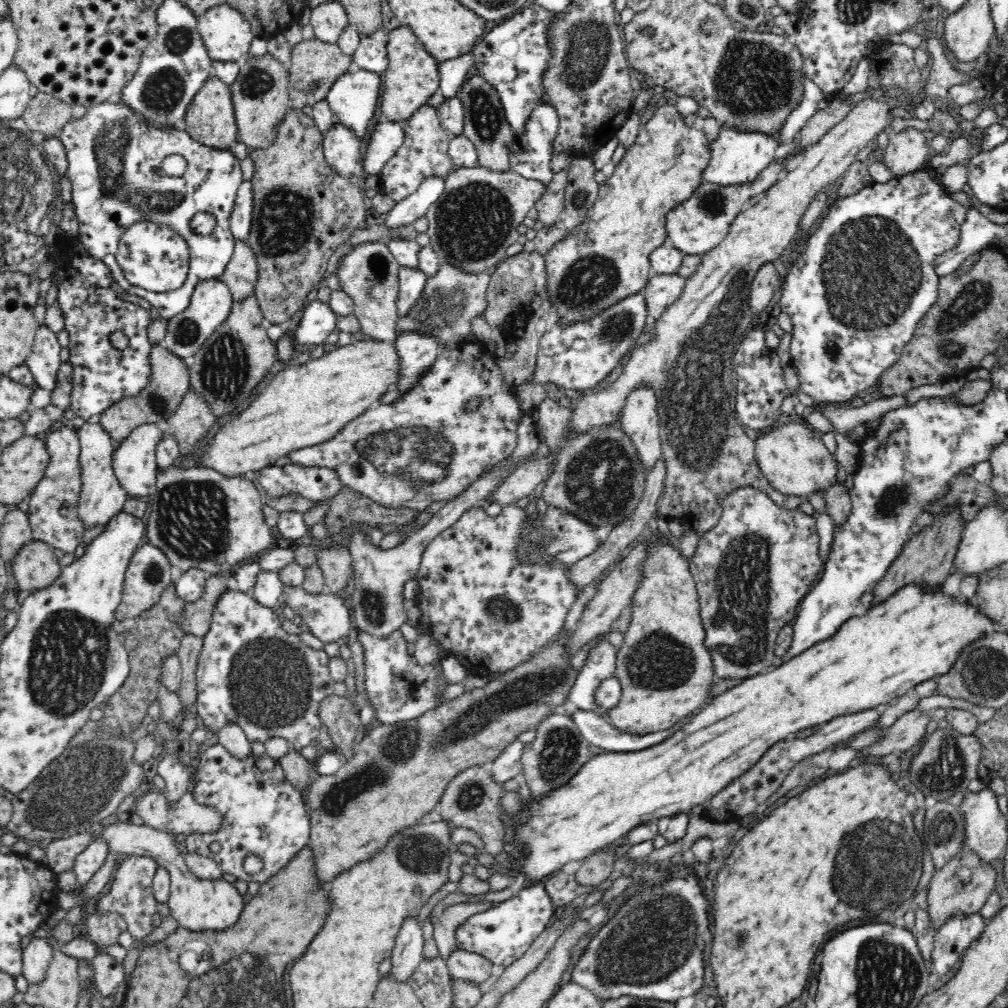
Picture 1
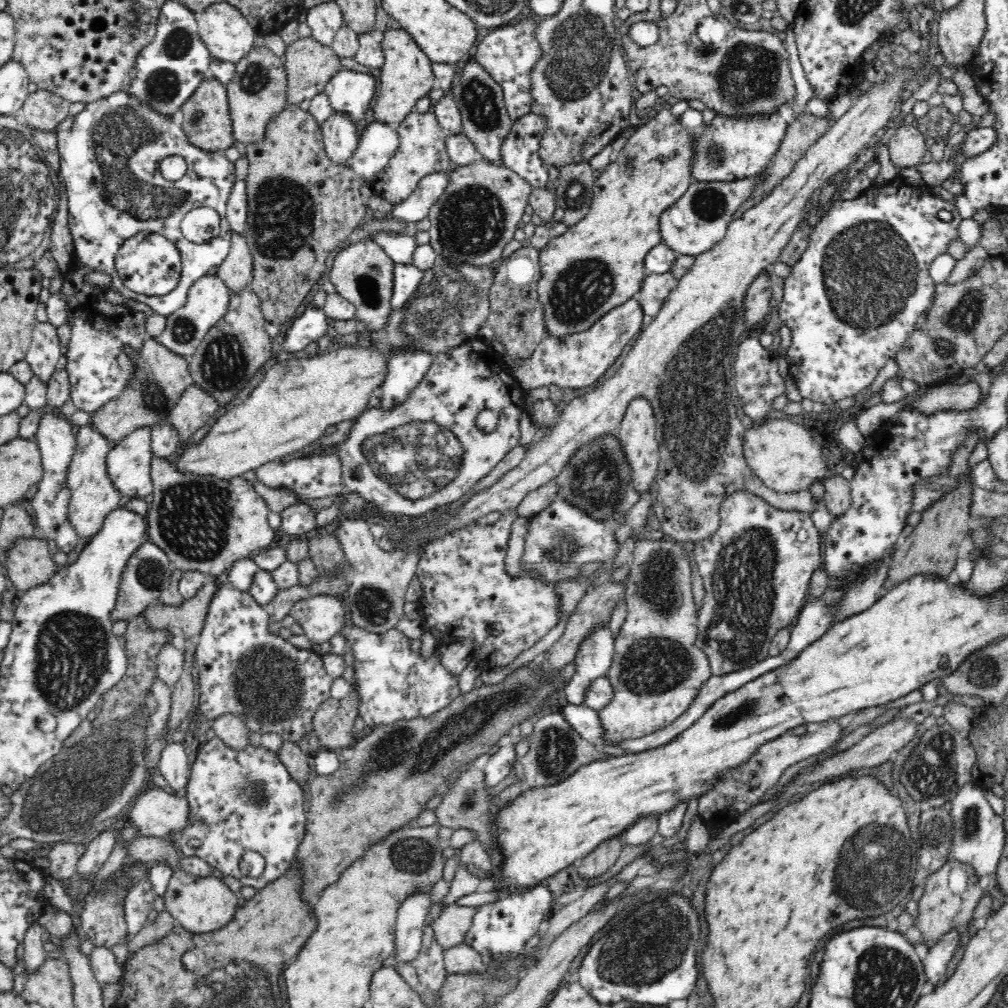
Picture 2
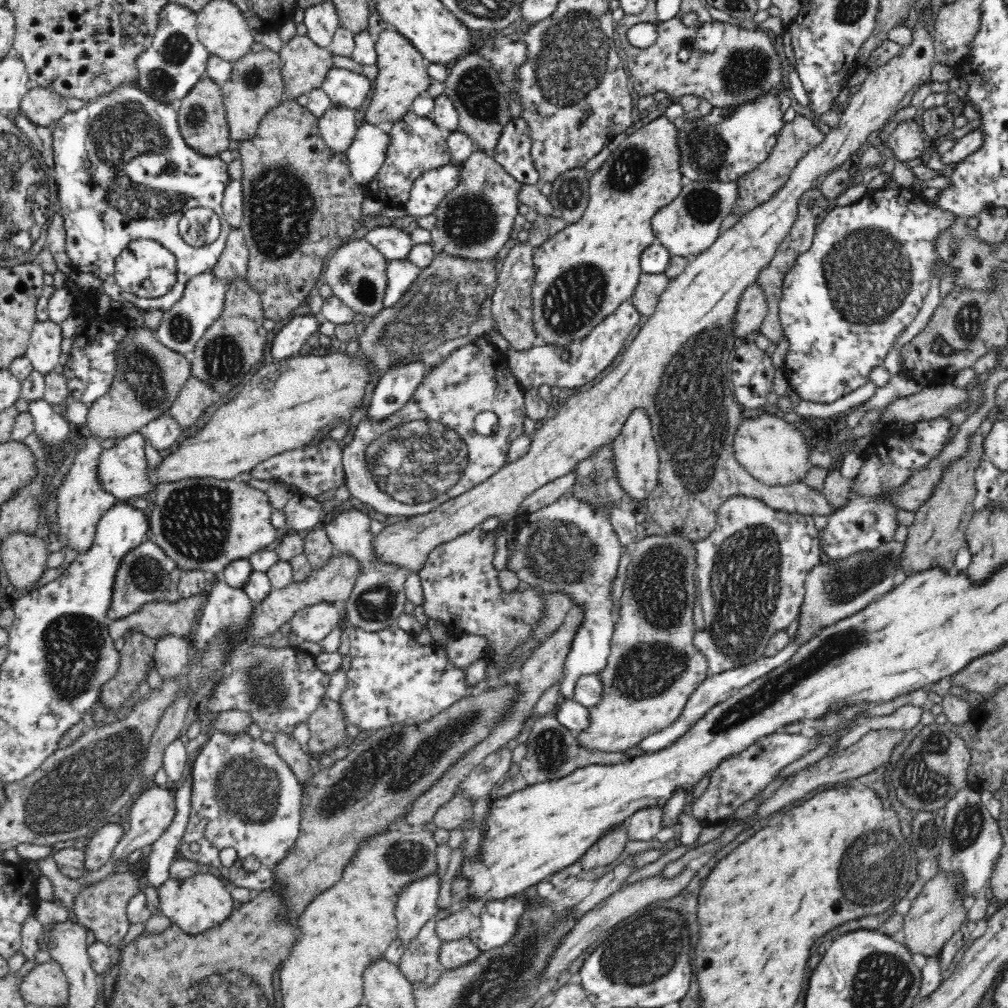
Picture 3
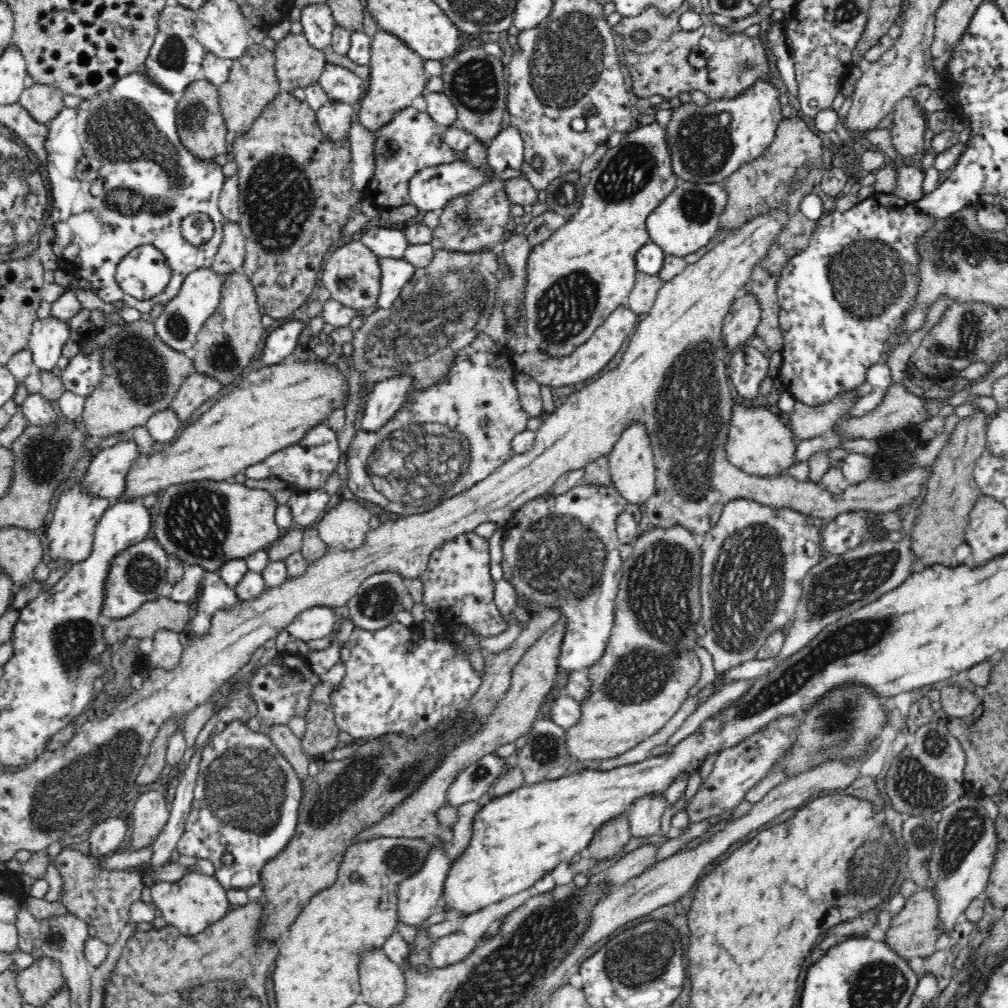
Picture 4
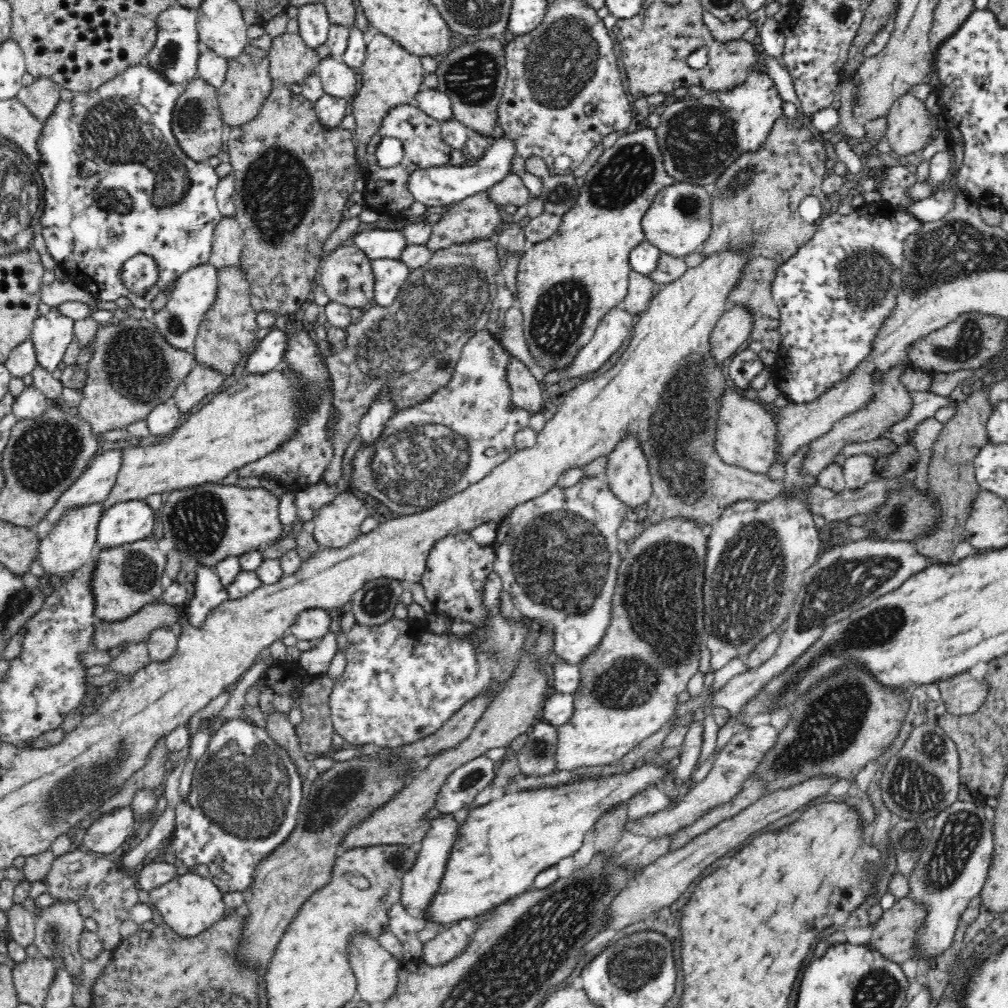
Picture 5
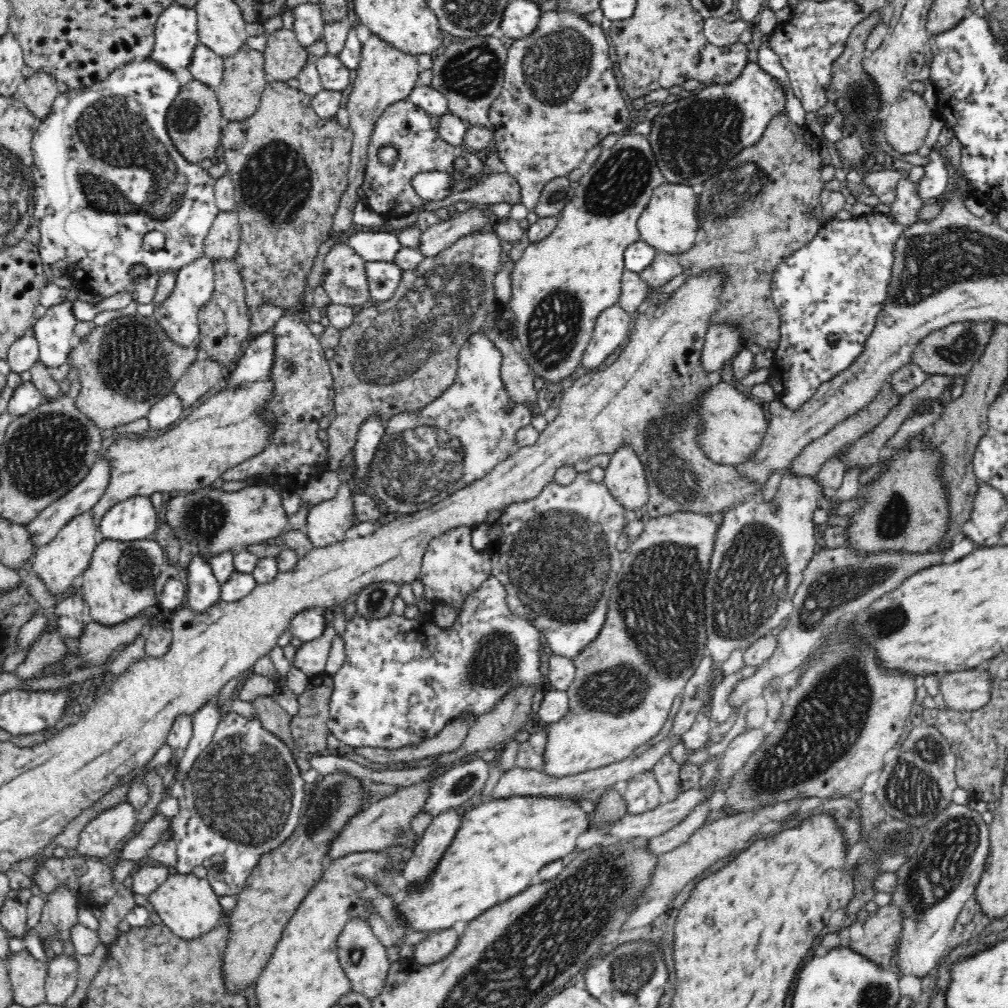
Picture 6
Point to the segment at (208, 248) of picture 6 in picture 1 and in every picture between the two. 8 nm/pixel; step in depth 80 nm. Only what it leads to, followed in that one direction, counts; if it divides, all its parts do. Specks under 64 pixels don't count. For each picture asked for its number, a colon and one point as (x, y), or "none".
1: (240, 274)
2: (236, 271)
3: (232, 263)
4: (231, 253)
5: (227, 243)

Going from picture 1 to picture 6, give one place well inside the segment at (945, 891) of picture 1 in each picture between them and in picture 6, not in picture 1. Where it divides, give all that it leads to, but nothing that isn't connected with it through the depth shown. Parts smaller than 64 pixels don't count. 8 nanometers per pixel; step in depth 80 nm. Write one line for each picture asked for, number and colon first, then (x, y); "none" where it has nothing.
2: (950, 894)
3: (935, 914)
4: (912, 932)
5: (892, 936)
6: (883, 926)

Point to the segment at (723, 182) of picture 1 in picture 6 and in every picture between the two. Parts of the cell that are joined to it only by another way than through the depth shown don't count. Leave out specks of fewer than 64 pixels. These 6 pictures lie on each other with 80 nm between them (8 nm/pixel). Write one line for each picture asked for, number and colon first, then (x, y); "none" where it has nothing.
2: (728, 148)
3: (720, 146)
4: (707, 142)
5: (699, 138)
6: (692, 138)

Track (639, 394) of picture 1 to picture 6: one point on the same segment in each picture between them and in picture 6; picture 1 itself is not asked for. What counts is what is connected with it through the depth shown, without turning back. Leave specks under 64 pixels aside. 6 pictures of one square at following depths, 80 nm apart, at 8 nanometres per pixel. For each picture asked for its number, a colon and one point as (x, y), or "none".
2: (637, 438)
3: (636, 461)
4: (632, 473)
5: (627, 475)
6: (624, 476)

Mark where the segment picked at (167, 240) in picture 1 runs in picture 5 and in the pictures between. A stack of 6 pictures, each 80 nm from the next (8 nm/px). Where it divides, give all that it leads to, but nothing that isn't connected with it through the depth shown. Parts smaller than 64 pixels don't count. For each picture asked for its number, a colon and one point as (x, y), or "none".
2: (149, 264)
3: (145, 268)
4: (143, 272)
5: (139, 273)

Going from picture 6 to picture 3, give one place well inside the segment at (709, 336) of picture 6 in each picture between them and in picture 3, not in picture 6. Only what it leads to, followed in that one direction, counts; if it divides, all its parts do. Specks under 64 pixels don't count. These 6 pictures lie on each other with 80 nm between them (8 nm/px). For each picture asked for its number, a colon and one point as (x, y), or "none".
3: (751, 310)
4: (740, 323)
5: (731, 331)

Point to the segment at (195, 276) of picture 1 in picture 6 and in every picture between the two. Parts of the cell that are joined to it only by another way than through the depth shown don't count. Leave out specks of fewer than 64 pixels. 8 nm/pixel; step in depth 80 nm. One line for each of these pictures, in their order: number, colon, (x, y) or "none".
2: (110, 153)
3: (123, 171)
4: (121, 179)
5: (116, 184)
6: (114, 132)

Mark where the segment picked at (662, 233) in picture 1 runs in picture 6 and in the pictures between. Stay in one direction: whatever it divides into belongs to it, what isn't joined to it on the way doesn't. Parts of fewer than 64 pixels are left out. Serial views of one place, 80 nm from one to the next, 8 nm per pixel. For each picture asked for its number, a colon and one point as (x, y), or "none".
2: (597, 264)
3: (582, 274)
4: (576, 278)
5: (565, 284)
6: (560, 284)

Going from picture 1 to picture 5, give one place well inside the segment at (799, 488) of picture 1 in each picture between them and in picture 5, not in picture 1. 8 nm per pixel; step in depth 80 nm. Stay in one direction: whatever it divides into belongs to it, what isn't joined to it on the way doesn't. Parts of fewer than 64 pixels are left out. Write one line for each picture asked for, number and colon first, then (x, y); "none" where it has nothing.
2: (785, 456)
3: (769, 449)
4: (757, 442)
5: (746, 434)

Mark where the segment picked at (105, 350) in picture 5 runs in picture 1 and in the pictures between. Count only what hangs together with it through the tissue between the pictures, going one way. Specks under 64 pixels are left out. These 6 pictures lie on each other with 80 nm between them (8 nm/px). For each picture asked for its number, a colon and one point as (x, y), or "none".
1: (169, 381)
2: (161, 377)
3: (149, 377)
4: (141, 374)

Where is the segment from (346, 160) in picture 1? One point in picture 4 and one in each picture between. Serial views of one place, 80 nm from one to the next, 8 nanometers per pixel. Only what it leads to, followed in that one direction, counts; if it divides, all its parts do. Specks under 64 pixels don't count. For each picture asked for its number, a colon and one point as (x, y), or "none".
2: (340, 136)
3: (337, 126)
4: (334, 117)

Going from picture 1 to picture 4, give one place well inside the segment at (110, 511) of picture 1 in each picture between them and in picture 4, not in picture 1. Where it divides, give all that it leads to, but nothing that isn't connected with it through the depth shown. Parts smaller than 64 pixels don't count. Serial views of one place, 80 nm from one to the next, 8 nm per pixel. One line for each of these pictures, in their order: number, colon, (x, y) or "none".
2: (93, 497)
3: (81, 501)
4: (70, 536)

